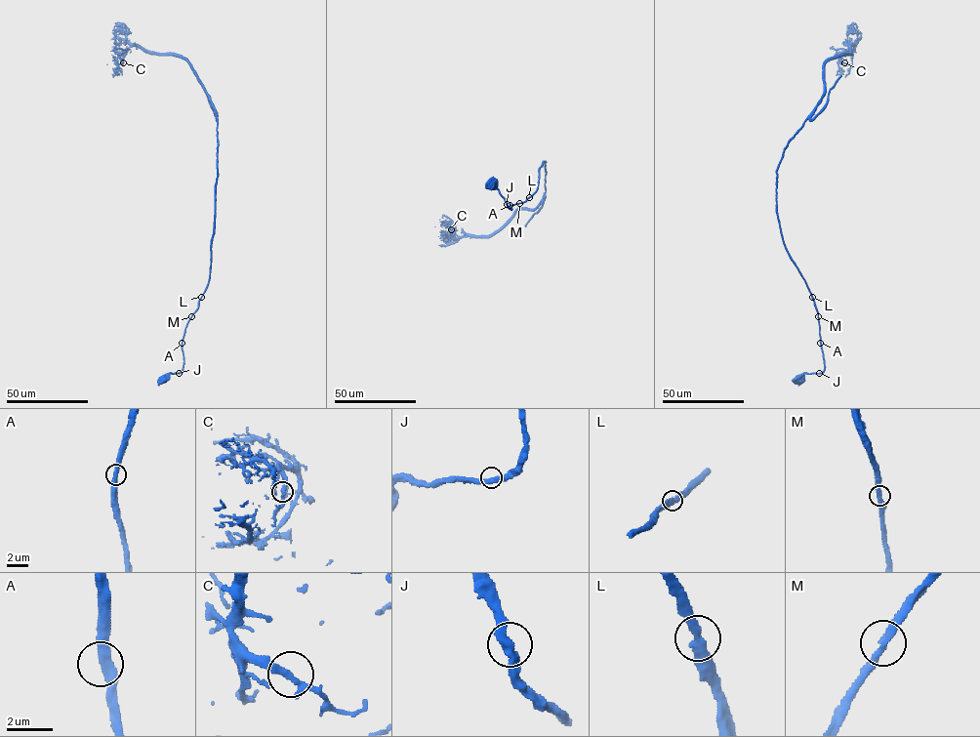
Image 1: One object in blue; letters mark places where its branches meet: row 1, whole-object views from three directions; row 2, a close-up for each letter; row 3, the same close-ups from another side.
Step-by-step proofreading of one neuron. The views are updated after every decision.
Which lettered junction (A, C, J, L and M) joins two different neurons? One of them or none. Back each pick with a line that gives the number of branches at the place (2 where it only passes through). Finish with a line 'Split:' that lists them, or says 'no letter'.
Split: no letter

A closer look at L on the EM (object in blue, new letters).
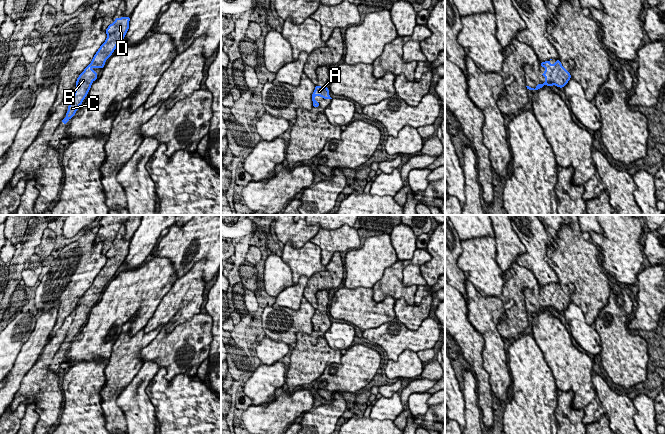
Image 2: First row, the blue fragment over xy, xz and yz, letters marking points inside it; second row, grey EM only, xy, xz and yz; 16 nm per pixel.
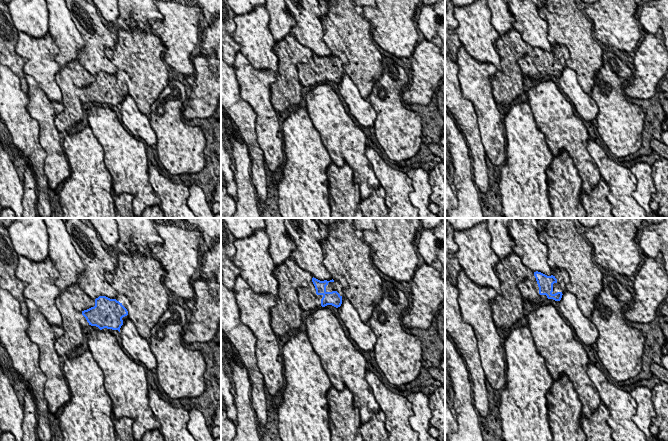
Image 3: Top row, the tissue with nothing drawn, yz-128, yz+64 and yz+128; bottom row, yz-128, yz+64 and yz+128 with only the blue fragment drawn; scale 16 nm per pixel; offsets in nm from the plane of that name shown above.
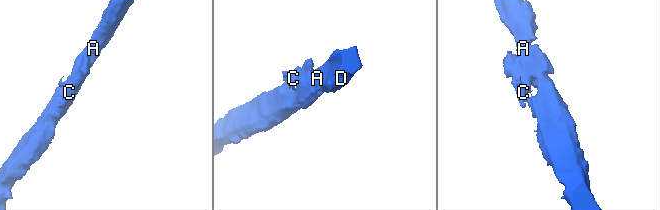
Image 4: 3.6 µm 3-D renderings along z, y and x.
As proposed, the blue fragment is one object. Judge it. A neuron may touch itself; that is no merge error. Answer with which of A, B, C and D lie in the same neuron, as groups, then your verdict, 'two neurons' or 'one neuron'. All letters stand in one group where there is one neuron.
groups A B C D; one neuron

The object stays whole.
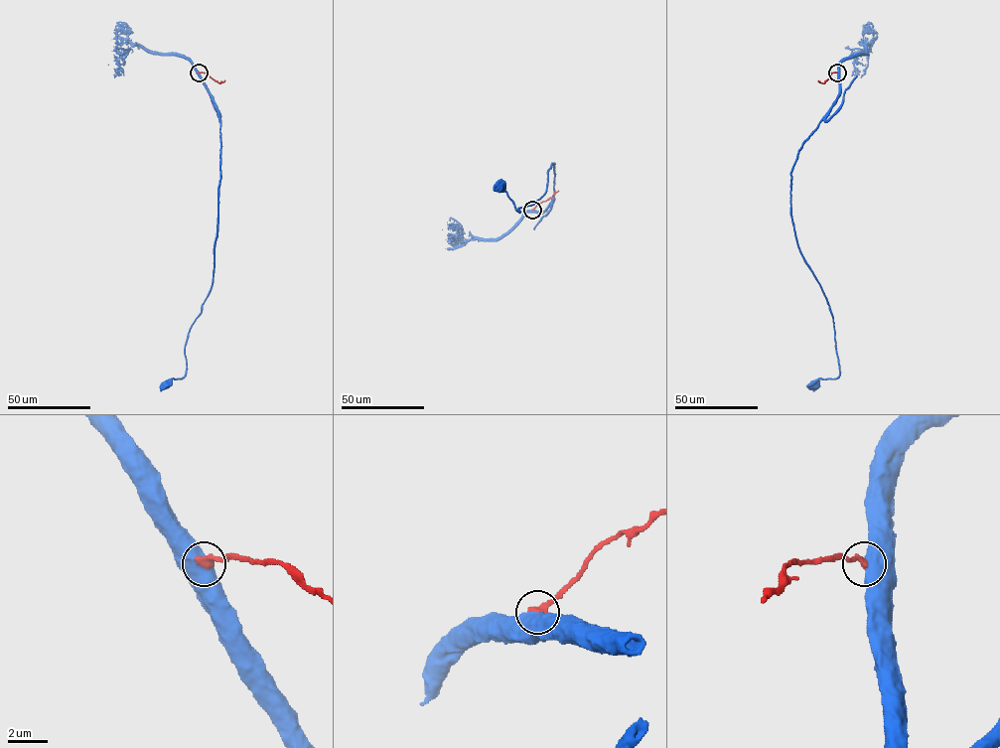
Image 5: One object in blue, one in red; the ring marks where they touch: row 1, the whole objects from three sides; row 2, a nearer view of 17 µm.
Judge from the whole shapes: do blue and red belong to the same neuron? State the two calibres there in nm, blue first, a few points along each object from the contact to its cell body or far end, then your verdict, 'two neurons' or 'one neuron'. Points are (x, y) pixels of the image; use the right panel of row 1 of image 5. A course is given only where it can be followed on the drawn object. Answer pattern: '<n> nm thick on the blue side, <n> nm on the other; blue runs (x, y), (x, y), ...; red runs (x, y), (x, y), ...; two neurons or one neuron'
750 nm thick on the blue side, 360 nm on the other; blue runs (837, 73), (836, 101), (798, 151), (791, 176), (794, 236), (828, 304), (840, 374), (813, 383); red runs (837, 73), (831, 73), (823, 83), (818, 80); two neurons

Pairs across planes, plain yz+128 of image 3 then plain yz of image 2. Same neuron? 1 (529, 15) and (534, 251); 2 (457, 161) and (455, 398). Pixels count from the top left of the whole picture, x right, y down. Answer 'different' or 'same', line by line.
1: same
2: different

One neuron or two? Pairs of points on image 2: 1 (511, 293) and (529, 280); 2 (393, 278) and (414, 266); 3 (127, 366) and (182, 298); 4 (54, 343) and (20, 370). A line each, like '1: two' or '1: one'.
1: one
2: two
3: two
4: two

